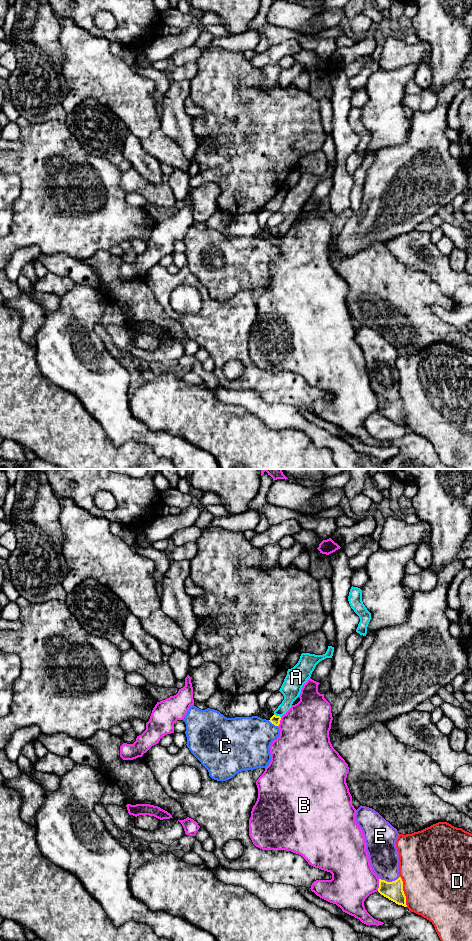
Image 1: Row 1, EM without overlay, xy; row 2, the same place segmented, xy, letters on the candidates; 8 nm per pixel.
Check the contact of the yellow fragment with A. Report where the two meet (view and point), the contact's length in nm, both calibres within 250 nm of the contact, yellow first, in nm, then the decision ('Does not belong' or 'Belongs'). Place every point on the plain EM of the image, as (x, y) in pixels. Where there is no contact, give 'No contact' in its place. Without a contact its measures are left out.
Touches yellow at xy (277, 236). Shared border 70 nm. Thickness 70 nm (yellow) against 160 nm. Does not belong

